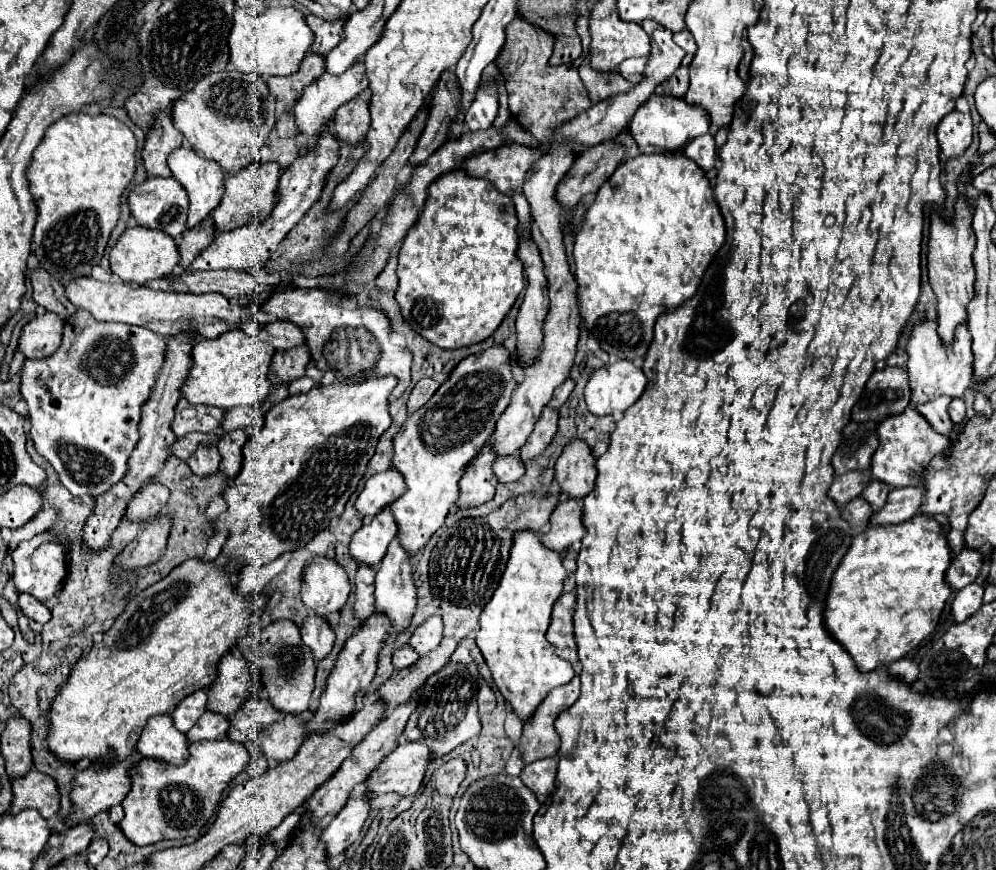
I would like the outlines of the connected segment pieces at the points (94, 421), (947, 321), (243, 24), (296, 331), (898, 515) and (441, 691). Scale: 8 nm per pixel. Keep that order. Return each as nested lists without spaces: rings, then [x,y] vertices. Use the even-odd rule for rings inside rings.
[[[79,309],[71,323],[65,323],[63,343],[55,355],[47,359],[25,359],[21,375],[21,395],[29,407],[31,439],[39,455],[43,455],[57,471],[61,483],[75,497],[99,497],[107,487],[121,481],[129,471],[129,455],[139,443],[139,423],[143,405],[149,401],[155,379],[165,363],[167,341],[159,339],[145,327],[127,327],[125,323],[103,323]]]
[[[961,179],[959,183],[959,199],[955,203],[955,219],[945,223],[939,217],[931,217],[931,237],[929,237],[929,283],[937,295],[937,331],[945,345],[955,341],[955,329],[967,321],[967,303],[975,299],[975,267],[973,267],[973,251],[975,251],[975,235],[971,229],[973,205],[969,205],[967,197],[975,197],[979,191],[971,187],[969,179]]]
[[[265,7],[261,11],[237,9],[233,15],[233,29],[229,33],[229,61],[241,73],[259,77],[293,75],[309,51],[315,33],[305,21],[305,15],[295,7]]]
[[[277,319],[273,323],[267,323],[263,329],[257,329],[255,333],[249,335],[261,339],[263,343],[273,345],[277,351],[287,351],[305,343],[305,335],[301,327],[297,327],[287,319]]]
[[[901,487],[893,489],[887,497],[887,503],[881,511],[873,513],[871,521],[877,525],[891,525],[891,523],[903,523],[905,519],[911,519],[921,511],[921,503],[925,497],[923,487]]]
[[[449,663],[435,675],[431,675],[425,685],[419,689],[419,701],[417,709],[411,713],[407,727],[403,731],[403,737],[407,741],[419,741],[427,743],[431,747],[433,757],[441,757],[445,753],[451,753],[471,737],[479,735],[481,723],[477,715],[477,689],[481,683],[481,675],[477,669],[477,663],[463,665],[463,663]]]

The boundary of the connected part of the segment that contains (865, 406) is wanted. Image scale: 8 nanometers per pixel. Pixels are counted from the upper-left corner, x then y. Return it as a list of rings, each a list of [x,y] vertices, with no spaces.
[[[885,367],[871,375],[851,417],[853,421],[883,421],[887,415],[899,415],[905,411],[909,399],[911,389],[907,371],[901,367]]]

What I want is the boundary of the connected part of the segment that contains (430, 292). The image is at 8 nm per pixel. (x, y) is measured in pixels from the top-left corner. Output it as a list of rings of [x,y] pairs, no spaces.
[[[447,171],[443,175],[439,175],[431,187],[429,187],[429,197],[423,209],[423,215],[419,217],[419,223],[415,223],[415,227],[411,227],[403,239],[403,247],[399,251],[399,265],[397,265],[397,277],[399,277],[399,287],[395,293],[395,299],[401,307],[401,313],[405,317],[405,321],[423,337],[427,337],[431,343],[435,343],[441,349],[459,349],[465,345],[473,345],[479,343],[487,337],[493,335],[493,331],[501,325],[503,317],[509,313],[509,309],[513,307],[513,303],[517,301],[519,293],[525,287],[523,281],[523,263],[517,257],[517,249],[519,249],[519,235],[517,235],[517,213],[515,213],[515,205],[511,201],[511,197],[495,191],[495,187],[491,187],[491,183],[487,183],[487,179],[475,179],[471,175],[467,175],[465,171]]]

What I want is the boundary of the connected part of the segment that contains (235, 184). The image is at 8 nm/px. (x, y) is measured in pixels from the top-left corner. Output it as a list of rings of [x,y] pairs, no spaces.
[[[251,163],[237,175],[225,179],[225,195],[219,207],[211,211],[215,229],[219,233],[225,233],[249,223],[251,221],[249,213],[271,213],[271,207],[275,205],[275,191],[277,191],[279,175],[281,175],[281,167],[277,163]]]

